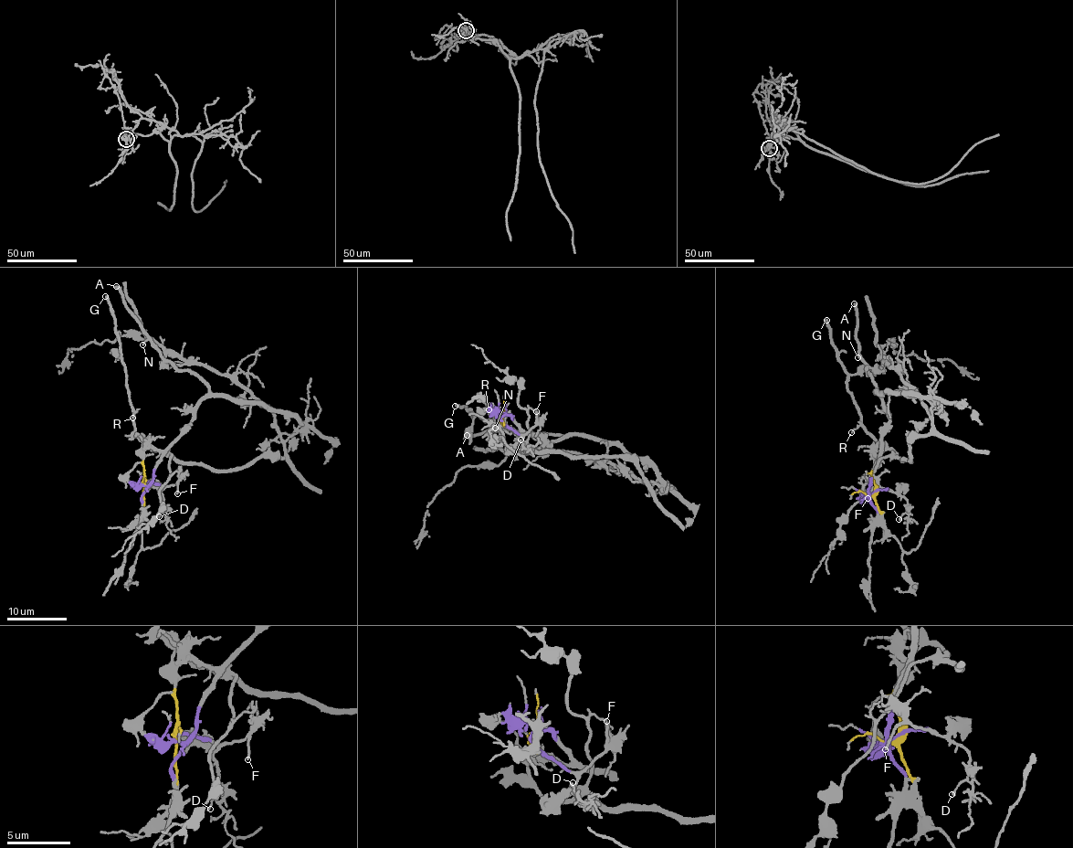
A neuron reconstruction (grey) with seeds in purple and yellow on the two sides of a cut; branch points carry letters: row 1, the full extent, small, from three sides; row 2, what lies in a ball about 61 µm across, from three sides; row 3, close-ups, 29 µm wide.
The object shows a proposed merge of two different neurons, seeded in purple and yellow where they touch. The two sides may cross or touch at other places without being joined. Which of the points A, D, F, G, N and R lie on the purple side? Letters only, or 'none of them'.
A, D, F, N

